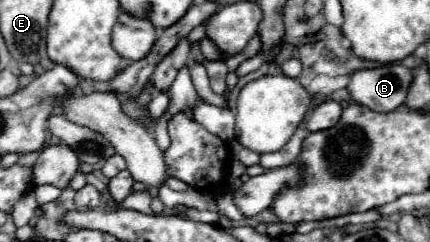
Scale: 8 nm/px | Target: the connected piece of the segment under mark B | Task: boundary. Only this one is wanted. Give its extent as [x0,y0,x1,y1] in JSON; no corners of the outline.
[347,63,413,113]

